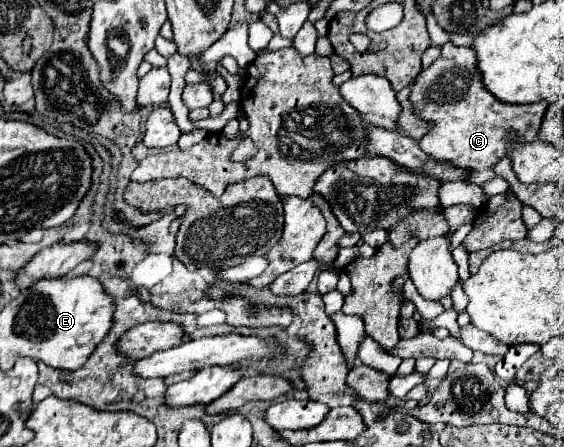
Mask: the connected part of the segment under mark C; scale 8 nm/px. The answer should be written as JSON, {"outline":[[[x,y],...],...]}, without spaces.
{"outline":[[[445,44],[441,48],[441,56],[429,68],[421,70],[411,92],[411,102],[419,118],[435,122],[435,128],[419,142],[421,150],[435,160],[447,160],[475,172],[491,168],[507,154],[507,130],[519,132],[523,140],[533,140],[547,110],[547,102],[509,106],[507,102],[493,98],[493,94],[489,94],[481,82],[475,50],[471,46],[465,48],[455,44]]]}

